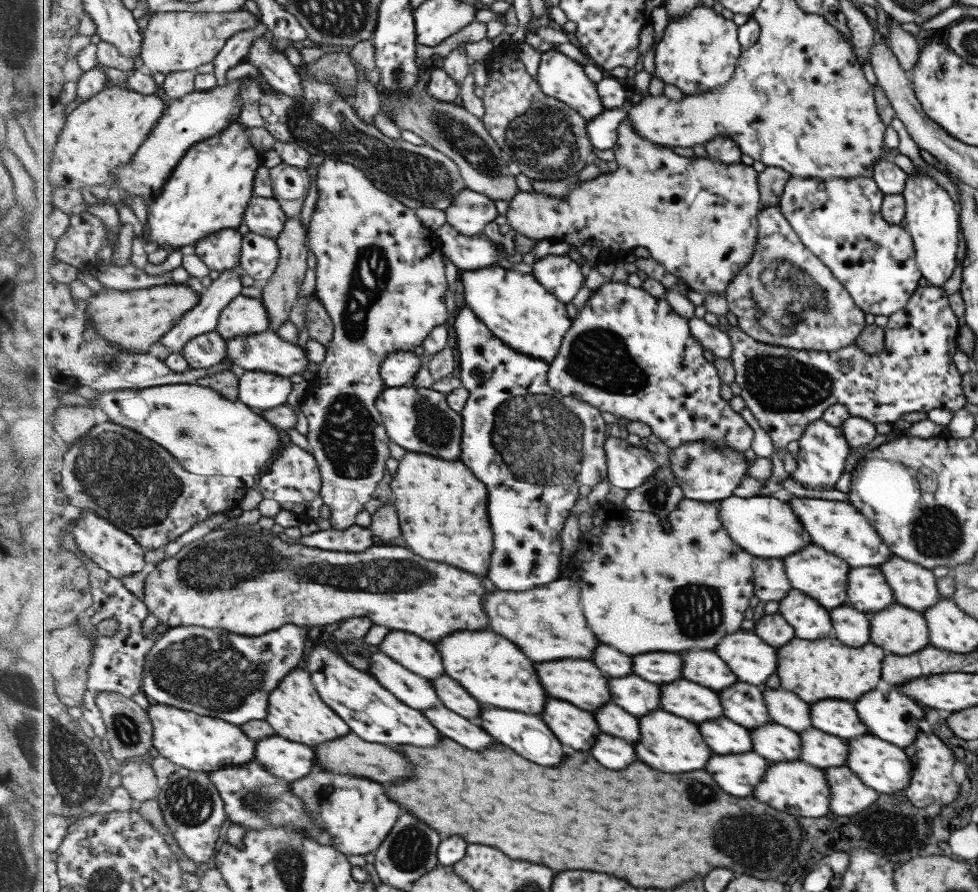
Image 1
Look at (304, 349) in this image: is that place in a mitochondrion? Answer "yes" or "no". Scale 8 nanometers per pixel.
no

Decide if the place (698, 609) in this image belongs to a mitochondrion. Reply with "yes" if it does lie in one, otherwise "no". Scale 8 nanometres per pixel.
yes

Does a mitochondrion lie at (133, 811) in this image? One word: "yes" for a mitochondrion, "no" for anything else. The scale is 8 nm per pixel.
no

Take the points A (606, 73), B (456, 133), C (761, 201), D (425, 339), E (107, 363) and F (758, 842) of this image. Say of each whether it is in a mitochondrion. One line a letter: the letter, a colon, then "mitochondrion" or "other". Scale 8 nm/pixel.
A: other
B: mitochondrion
C: other
D: other
E: mitochondrion
F: mitochondrion

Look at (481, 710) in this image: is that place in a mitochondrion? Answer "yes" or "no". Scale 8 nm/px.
no

